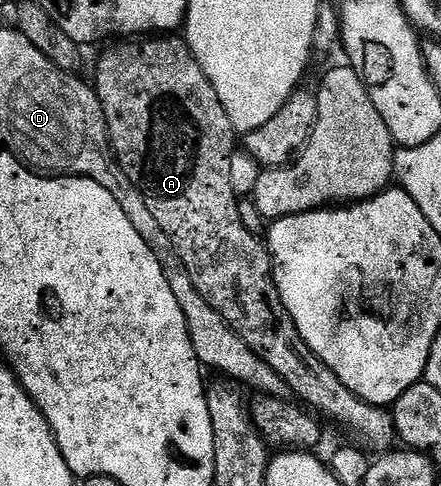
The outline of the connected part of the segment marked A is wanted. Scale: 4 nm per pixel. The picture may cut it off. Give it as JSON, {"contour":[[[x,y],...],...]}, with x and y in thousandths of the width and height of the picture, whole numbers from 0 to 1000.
{"contour":[[[354,70],[342,78],[290,78],[279,86],[256,88],[263,91],[256,99],[245,99],[229,111],[227,126],[218,132],[213,179],[222,210],[231,210],[231,235],[240,243],[240,259],[245,261],[245,288],[254,294],[254,313],[263,319],[263,331],[270,333],[272,346],[286,358],[290,372],[322,399],[331,424],[340,424],[340,440],[349,440],[358,465],[367,465],[376,490],[385,490],[390,512],[408,525],[408,535],[422,547],[426,570],[440,580],[449,605],[458,605],[458,613],[467,613],[472,628],[485,638],[494,638],[494,646],[503,646],[508,660],[578,720],[585,737],[594,737],[594,745],[603,745],[603,753],[612,753],[612,761],[621,761],[621,770],[630,770],[639,778],[639,786],[649,786],[655,809],[683,833],[705,842],[710,850],[723,852],[728,858],[746,856],[748,862],[764,864],[776,879],[791,881],[819,905],[810,907],[828,924],[841,926],[853,934],[868,934],[882,928],[902,905],[887,846],[880,840],[862,840],[853,831],[830,827],[821,819],[812,819],[794,802],[785,802],[785,794],[776,794],[776,786],[766,786],[766,770],[757,770],[757,761],[748,761],[748,753],[739,753],[712,728],[712,720],[703,720],[703,712],[694,712],[685,687],[676,687],[676,671],[667,671],[667,654],[658,654],[649,630],[639,630],[639,613],[630,605],[630,588],[617,570],[617,527],[608,519],[608,504],[592,488],[567,481],[567,473],[558,473],[558,465],[549,465],[544,412],[537,405],[531,383],[522,383],[522,325],[540,309],[535,261],[522,251],[522,235],[512,235],[503,210],[494,210],[494,193],[488,189],[476,160],[467,160],[458,136],[449,136],[440,111],[429,103],[424,80],[408,76],[406,82],[404,76],[406,72],[399,70]]]}

